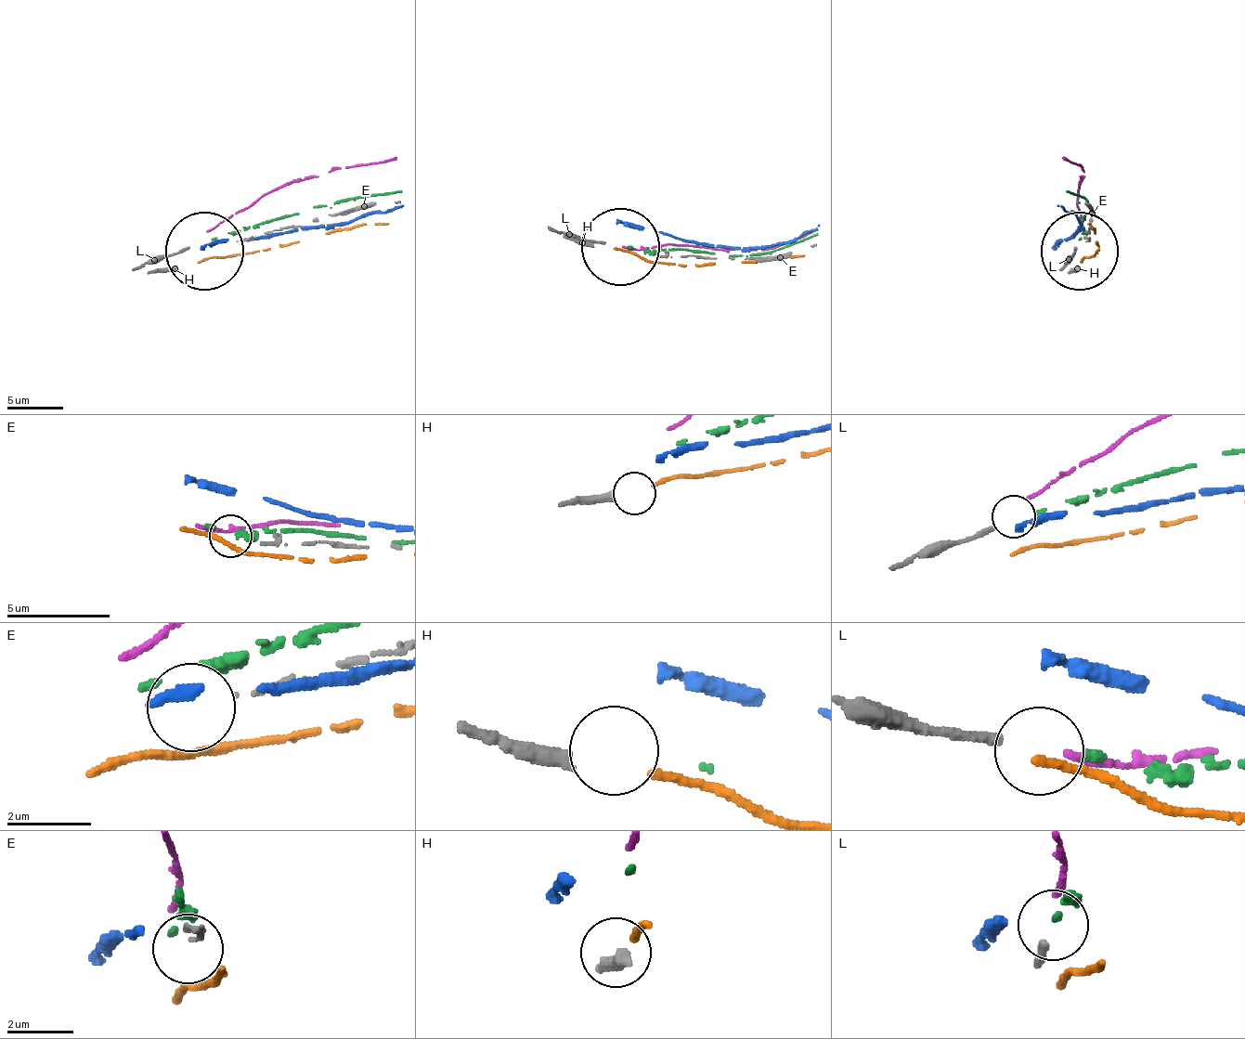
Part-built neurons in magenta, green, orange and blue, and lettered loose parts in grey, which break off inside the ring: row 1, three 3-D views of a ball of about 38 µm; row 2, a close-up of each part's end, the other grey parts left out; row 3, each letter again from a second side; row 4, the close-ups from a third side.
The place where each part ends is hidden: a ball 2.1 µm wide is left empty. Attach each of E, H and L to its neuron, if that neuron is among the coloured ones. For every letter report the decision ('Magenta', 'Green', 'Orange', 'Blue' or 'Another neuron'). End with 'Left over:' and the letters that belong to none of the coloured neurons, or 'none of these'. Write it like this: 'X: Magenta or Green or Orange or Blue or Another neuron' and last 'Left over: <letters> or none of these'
E: Another neuron
H: Orange
L: Green
Left over: E

